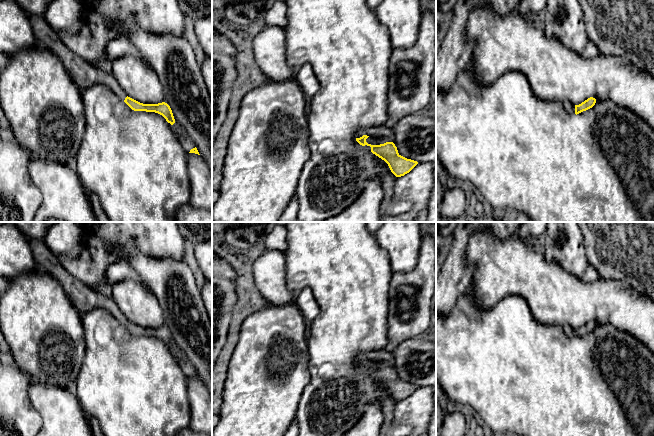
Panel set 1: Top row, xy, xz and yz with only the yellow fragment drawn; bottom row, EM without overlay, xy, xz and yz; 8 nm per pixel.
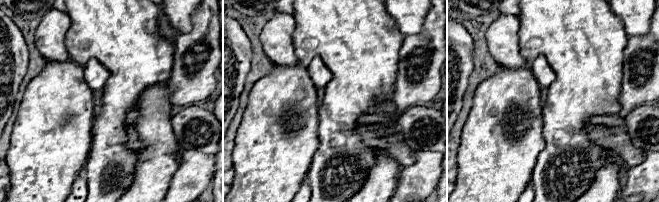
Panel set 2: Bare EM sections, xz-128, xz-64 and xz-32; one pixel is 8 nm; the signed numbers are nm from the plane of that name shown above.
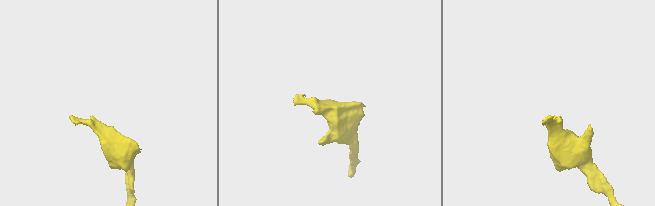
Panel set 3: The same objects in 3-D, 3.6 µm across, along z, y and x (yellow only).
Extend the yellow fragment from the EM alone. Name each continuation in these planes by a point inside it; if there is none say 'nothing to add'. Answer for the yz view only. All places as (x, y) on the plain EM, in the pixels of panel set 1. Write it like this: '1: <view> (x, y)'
1: yz (568, 330)

